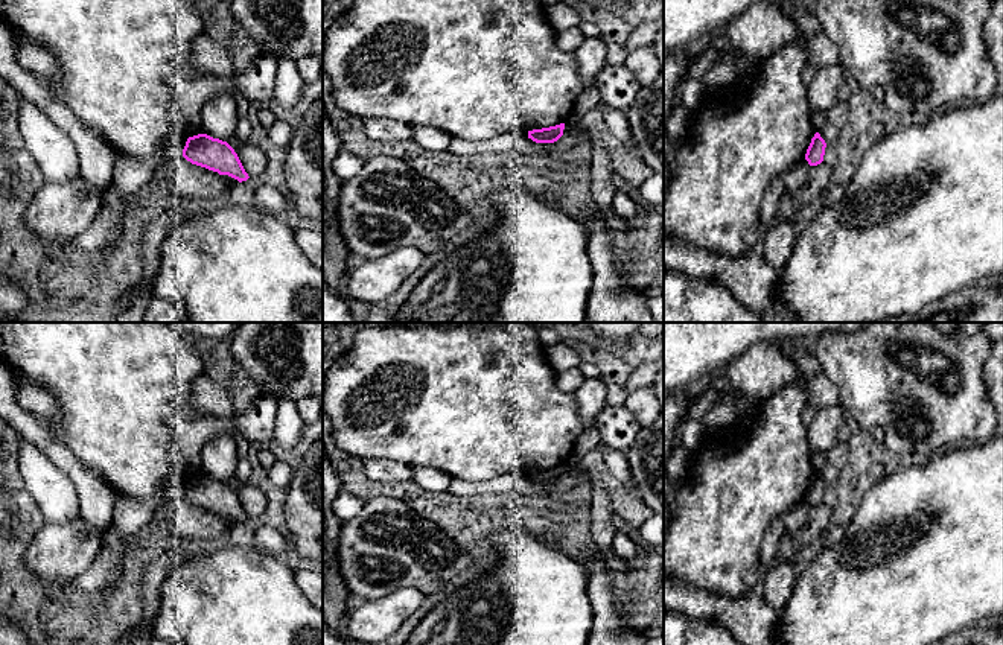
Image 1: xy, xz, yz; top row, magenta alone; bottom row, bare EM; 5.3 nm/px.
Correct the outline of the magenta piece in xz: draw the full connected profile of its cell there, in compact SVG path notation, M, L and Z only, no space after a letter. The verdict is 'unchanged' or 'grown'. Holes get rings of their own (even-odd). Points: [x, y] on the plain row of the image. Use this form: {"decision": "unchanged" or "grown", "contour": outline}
{"decision": "unchanged", "contour": "M565 464L528 472L528 479L536 484L554 484L563 476Z"}

